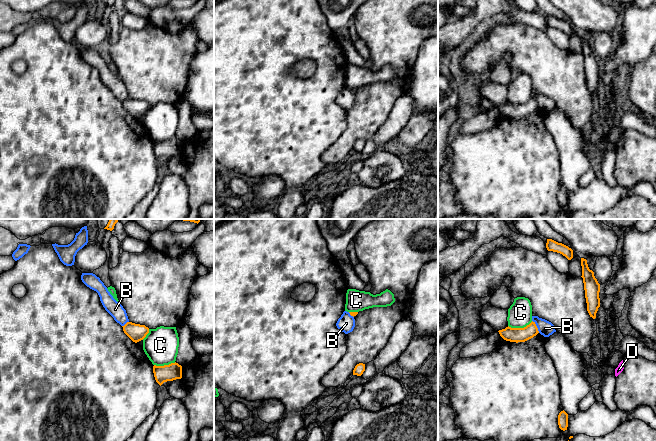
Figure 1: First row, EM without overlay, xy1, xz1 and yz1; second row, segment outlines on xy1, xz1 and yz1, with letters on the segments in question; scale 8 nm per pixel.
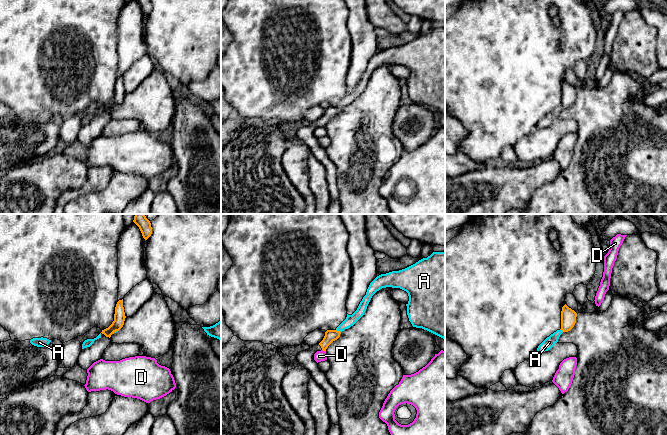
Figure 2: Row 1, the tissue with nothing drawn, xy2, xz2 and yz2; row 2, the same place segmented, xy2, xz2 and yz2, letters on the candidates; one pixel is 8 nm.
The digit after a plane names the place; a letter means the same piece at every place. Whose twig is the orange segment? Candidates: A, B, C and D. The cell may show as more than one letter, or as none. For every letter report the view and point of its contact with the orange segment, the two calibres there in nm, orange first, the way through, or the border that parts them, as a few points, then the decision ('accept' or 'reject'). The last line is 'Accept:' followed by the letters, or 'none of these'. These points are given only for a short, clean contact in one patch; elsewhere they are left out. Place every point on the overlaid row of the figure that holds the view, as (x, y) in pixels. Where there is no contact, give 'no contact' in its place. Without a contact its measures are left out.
A: contact xz2 (338, 331); calibres 100 and 90 nm; border xz2 (336, 329), (340, 332); reject
B: contact yz1 (536, 326); calibres 110 and 120 nm; border yz1 (532, 320), (539, 332); reject
C: contact yz1 (520, 328); calibres 110 and 190 nm; reject
D: contact xz2 (324, 350); calibres 100 and 90 nm; border xz2 (322, 349), (325, 351); reject
Accept: none of these

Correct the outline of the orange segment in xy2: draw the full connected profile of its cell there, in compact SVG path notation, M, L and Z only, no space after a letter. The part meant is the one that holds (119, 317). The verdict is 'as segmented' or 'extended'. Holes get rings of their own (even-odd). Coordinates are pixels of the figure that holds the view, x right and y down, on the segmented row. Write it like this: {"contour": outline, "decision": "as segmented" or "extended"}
{"contour": "M123 299L119 300L115 307L114 321L112 324L102 330L101 337L94 341L94 343L80 352L77 364L84 370L87 370L94 362L102 359L102 355L111 343L111 335L119 331L125 321L125 312L123 307Z", "decision": "extended"}

